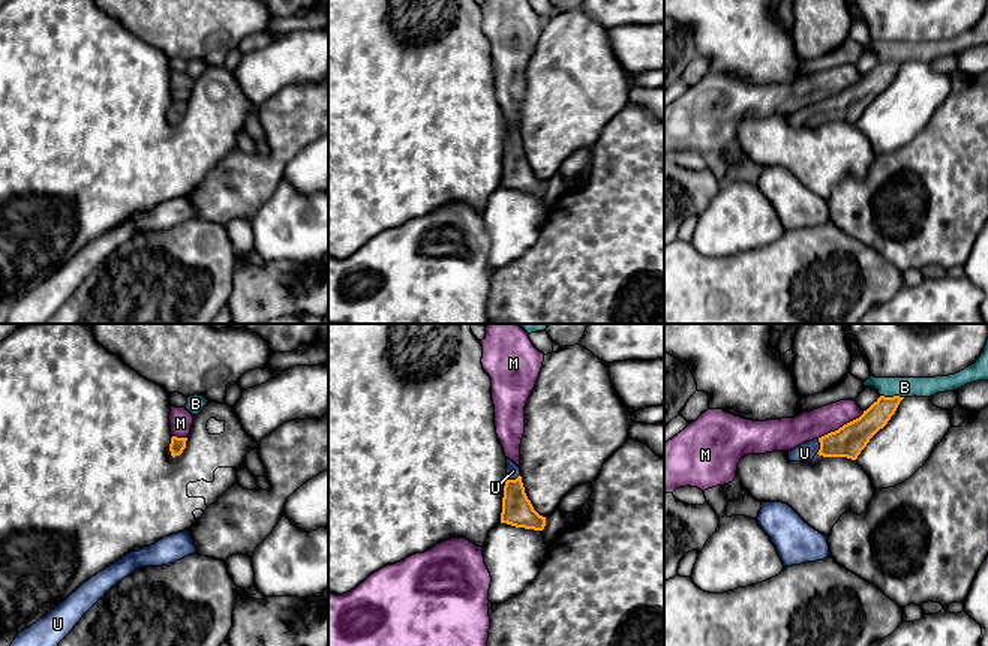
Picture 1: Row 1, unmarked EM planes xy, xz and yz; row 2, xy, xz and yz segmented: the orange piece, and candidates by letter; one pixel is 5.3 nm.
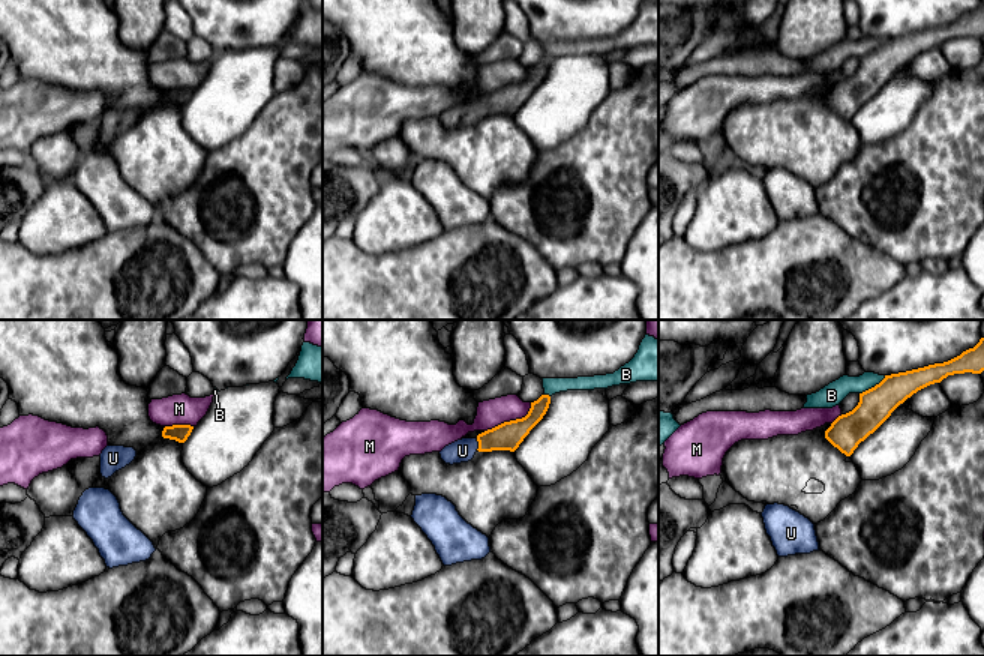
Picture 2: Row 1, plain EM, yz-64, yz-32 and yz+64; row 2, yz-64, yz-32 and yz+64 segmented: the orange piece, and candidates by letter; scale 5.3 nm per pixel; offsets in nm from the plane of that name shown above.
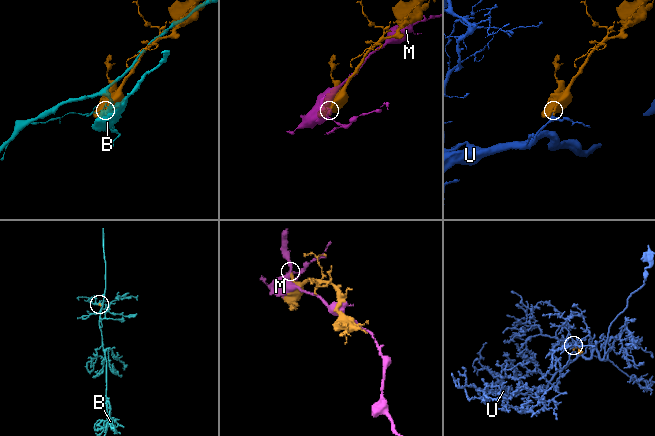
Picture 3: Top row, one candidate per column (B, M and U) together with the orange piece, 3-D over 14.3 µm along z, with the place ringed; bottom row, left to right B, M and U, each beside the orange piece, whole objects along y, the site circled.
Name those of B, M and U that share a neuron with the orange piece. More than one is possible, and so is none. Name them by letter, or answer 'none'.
U

